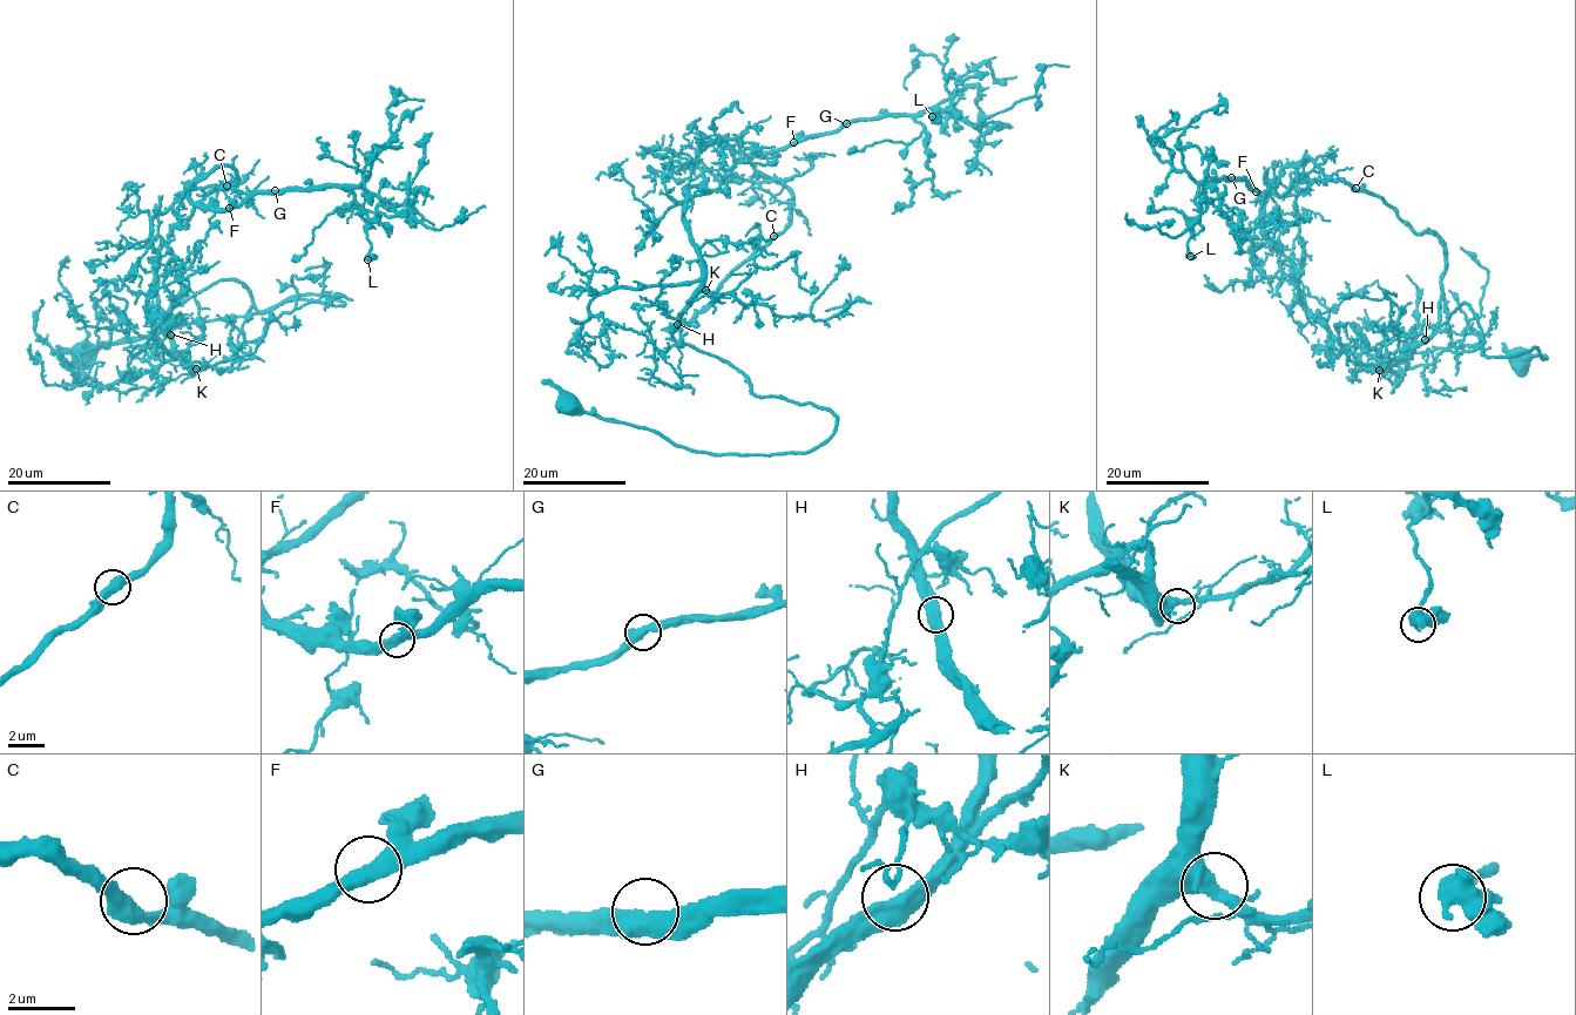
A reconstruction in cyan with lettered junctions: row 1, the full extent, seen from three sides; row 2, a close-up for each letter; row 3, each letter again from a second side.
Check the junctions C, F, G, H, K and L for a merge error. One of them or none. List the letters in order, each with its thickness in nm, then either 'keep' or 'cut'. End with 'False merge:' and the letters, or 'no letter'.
C: calibre 480 nm; keep
F: calibre 480 nm; keep
G: calibre 500 nm; keep
H: calibre 550 nm; keep
K: calibre 480 nm; keep
L: calibre 550 nm; keep
False merge: no letter

